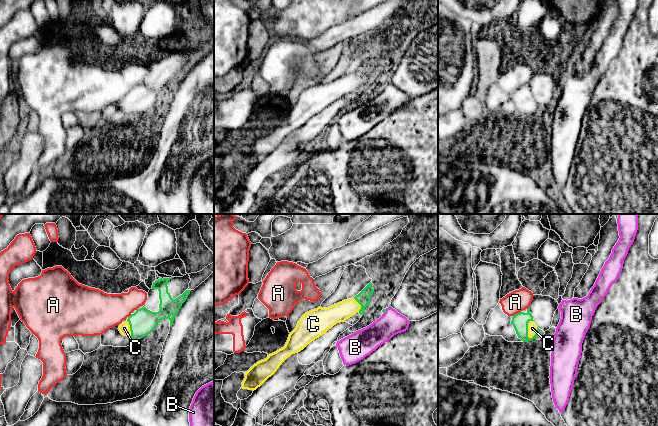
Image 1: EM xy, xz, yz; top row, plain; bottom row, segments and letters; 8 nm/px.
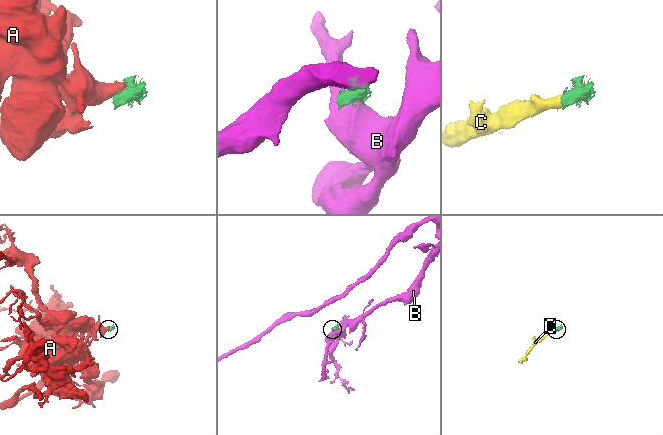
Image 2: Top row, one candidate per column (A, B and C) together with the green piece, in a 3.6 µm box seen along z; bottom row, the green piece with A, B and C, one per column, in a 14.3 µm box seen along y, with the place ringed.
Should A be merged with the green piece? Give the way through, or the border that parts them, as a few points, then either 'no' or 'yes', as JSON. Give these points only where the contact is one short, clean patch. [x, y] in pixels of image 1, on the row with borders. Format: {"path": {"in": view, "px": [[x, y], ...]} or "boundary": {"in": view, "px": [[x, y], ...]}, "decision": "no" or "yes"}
{"boundary": {"in": "yz", "px": [[520, 311], [512, 315]]}, "decision": "no"}

